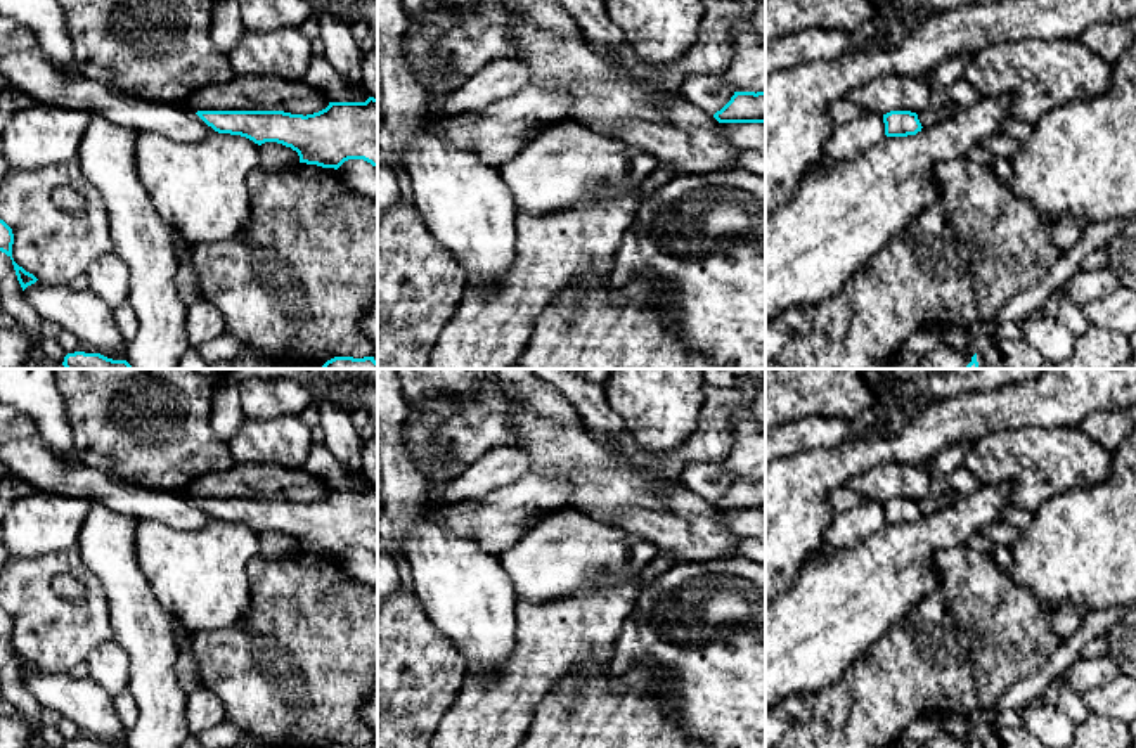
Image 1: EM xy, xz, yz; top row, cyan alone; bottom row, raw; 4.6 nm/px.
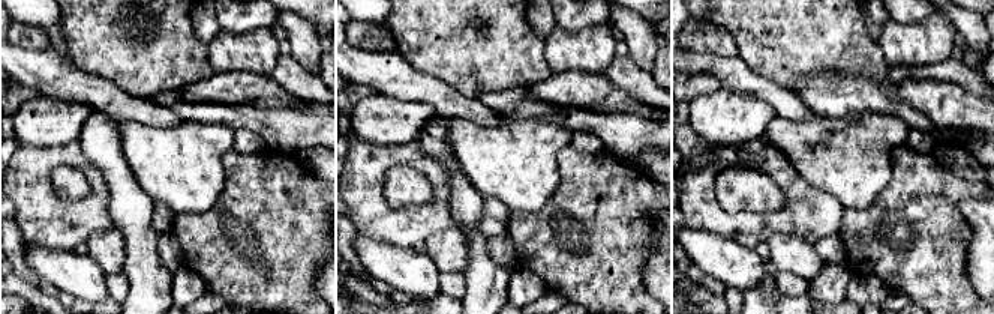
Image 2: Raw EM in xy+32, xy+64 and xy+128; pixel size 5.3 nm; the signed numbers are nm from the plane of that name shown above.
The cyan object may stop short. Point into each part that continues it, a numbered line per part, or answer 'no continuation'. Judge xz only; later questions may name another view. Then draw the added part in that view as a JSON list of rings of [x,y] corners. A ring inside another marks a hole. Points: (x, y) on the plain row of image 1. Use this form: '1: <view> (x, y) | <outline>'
no continuation

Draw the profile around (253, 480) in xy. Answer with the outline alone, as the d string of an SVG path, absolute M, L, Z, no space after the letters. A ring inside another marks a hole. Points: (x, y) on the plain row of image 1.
M246 462L227 471L206 473L184 487L187 497L197 499L284 499L313 502L329 490L305 468Z

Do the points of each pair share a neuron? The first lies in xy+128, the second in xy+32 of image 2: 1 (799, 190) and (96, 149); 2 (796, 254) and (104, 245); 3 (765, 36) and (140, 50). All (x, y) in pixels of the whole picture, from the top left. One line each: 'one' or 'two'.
1: two
2: one
3: one

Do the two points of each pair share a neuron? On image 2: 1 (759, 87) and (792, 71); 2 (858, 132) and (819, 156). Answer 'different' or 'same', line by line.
1: different
2: same

